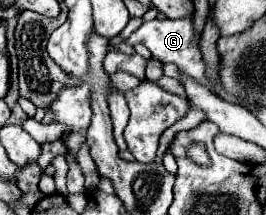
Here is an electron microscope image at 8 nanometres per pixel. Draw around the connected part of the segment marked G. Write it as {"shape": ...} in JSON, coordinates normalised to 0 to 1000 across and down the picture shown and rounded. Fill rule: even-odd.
{"shape":[[[579,88],[579,98],[549,98],[526,116],[519,144],[504,144],[481,181],[466,181],[474,209],[504,219],[519,200],[549,200],[549,219],[564,228],[571,265],[586,265],[609,293],[662,293],[677,330],[692,330],[699,349],[729,358],[737,377],[767,386],[774,405],[797,405],[797,386],[767,358],[767,284],[752,256],[744,209],[729,200],[729,126],[722,126],[722,88]]]}

